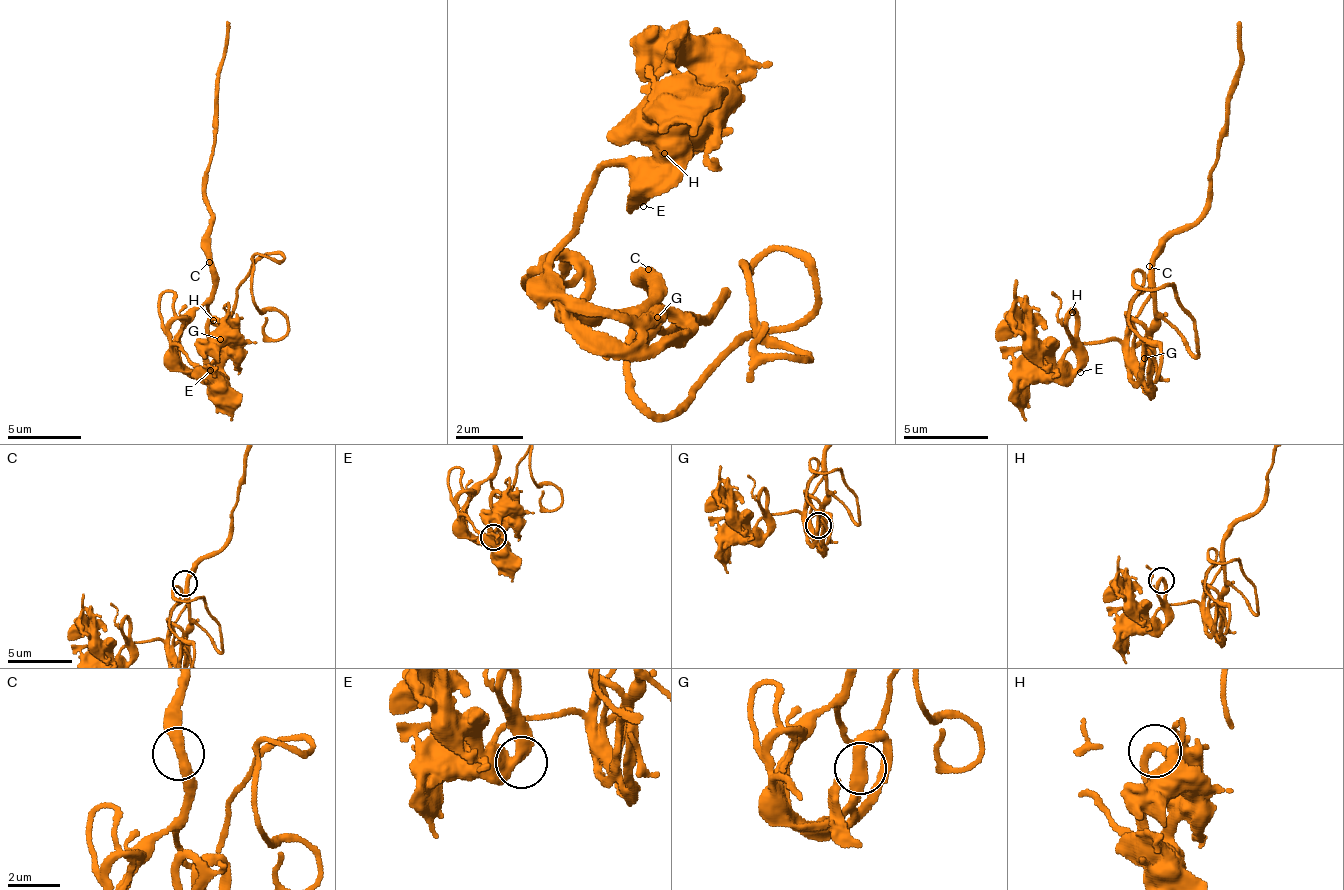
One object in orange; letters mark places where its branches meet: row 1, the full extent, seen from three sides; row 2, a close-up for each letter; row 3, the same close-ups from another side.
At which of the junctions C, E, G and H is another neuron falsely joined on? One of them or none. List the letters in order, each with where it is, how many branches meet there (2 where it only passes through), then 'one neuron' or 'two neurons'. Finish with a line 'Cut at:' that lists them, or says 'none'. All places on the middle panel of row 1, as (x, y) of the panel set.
C: at (648, 269); 2 branches meet; one neuron
E: at (643, 206); 2 branches meet; one neuron
G: at (657, 317); 2 branches meet; one neuron
H: at (664, 153); 2 branches meet; one neuron
Cut at: none

